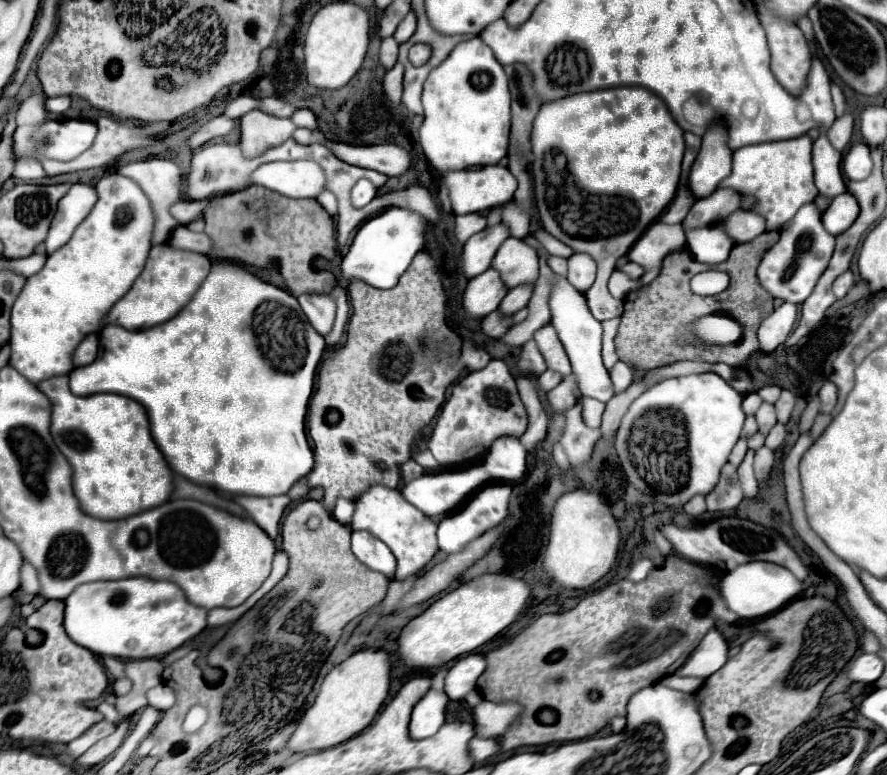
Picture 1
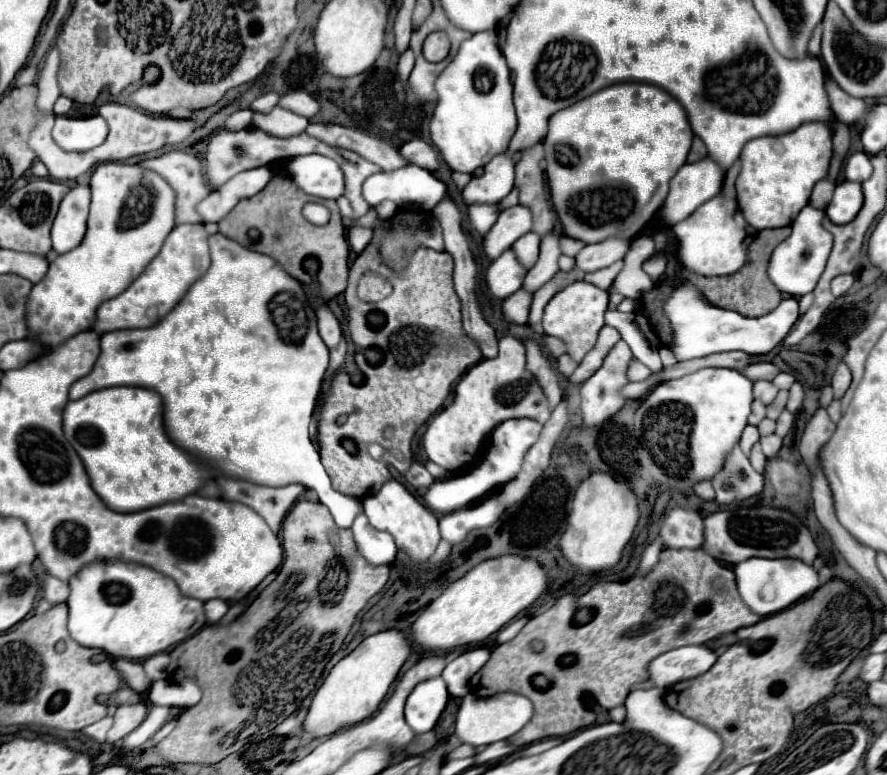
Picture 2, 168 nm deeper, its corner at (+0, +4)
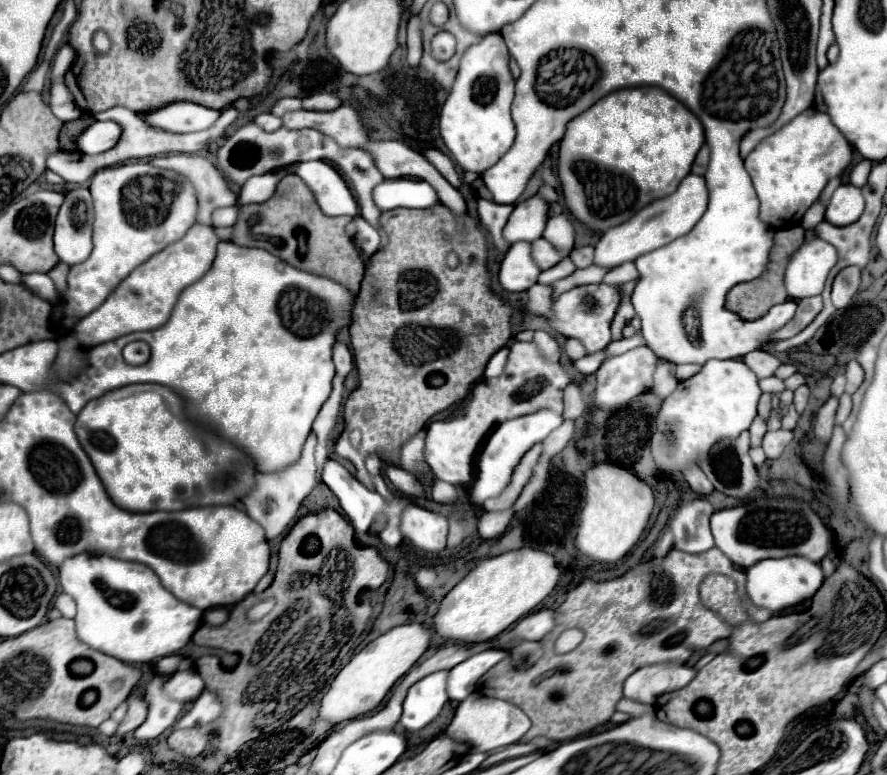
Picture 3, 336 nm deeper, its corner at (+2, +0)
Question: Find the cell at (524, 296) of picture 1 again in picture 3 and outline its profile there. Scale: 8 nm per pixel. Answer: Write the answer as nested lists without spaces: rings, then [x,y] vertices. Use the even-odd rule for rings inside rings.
[[[566,215],[550,217],[542,237],[550,241],[560,253],[568,253],[574,247],[574,227]]]

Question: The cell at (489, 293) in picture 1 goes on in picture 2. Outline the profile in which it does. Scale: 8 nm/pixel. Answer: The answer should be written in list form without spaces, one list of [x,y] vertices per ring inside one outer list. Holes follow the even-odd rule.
[[[506,249],[486,271],[486,283],[494,297],[506,299],[522,287],[528,269],[522,269],[518,259],[514,257],[512,249]]]

